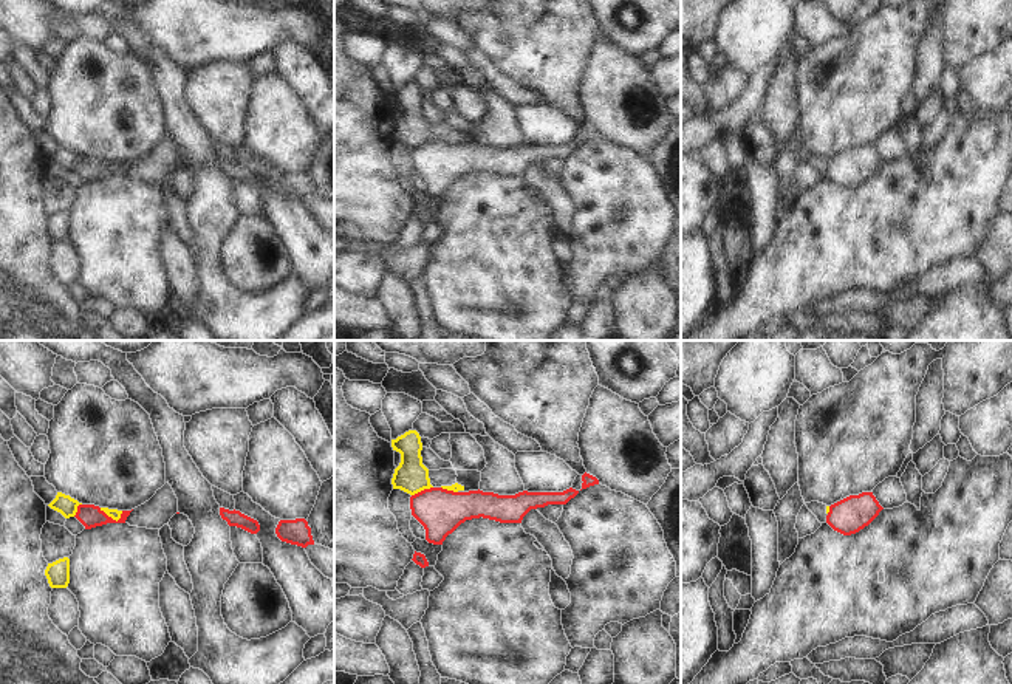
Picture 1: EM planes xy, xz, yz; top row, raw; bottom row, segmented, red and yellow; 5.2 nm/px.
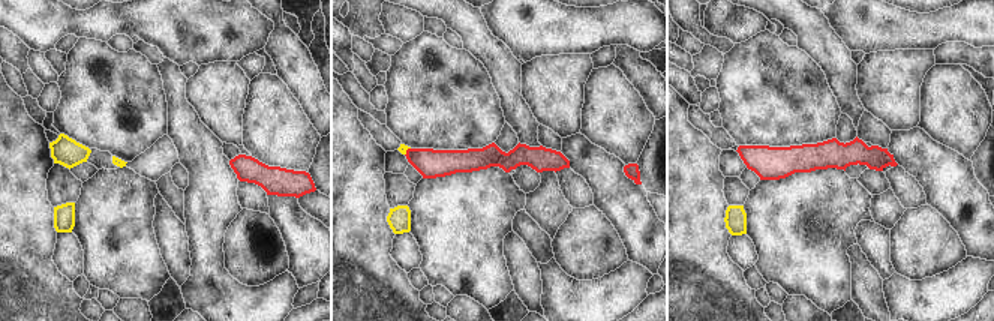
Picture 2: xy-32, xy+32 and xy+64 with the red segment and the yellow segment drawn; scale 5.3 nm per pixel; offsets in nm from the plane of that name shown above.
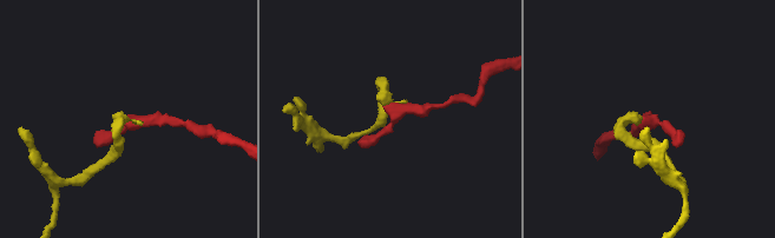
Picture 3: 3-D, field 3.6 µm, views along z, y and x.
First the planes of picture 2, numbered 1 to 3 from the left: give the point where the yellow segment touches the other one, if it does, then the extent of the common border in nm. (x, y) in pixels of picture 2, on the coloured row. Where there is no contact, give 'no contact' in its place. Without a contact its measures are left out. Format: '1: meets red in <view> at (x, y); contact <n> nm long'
1: no contact
2: meets red in xy+32 at (407, 152); contact 50 nm long
3: no contact

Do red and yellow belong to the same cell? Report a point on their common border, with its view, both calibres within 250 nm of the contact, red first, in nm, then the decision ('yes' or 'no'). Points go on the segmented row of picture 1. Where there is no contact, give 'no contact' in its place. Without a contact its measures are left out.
xy (110, 517) | 120/60 nm | no

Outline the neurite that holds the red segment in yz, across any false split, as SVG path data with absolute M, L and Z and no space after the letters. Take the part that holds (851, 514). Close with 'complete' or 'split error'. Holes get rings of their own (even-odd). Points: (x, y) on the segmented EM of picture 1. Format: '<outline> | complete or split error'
M873 492L850 495L829 506L826 523L843 535L851 535L868 526L882 511Z | complete

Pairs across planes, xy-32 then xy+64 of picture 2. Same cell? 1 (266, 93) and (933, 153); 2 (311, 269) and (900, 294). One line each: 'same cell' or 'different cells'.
1: different cells
2: different cells

